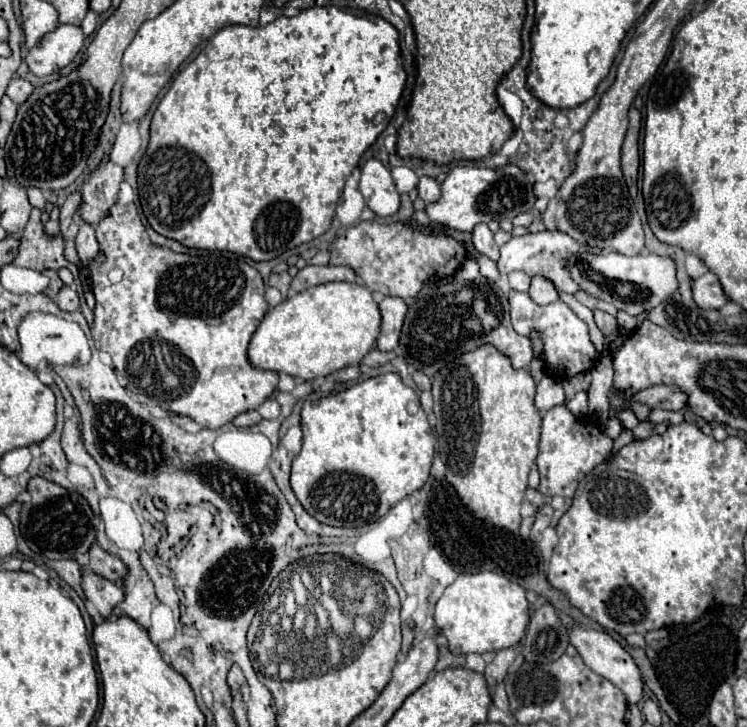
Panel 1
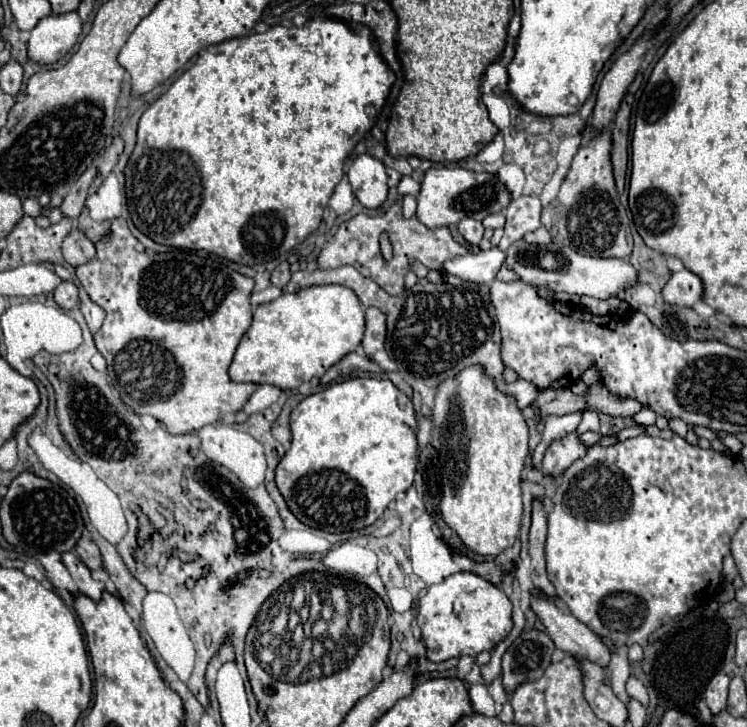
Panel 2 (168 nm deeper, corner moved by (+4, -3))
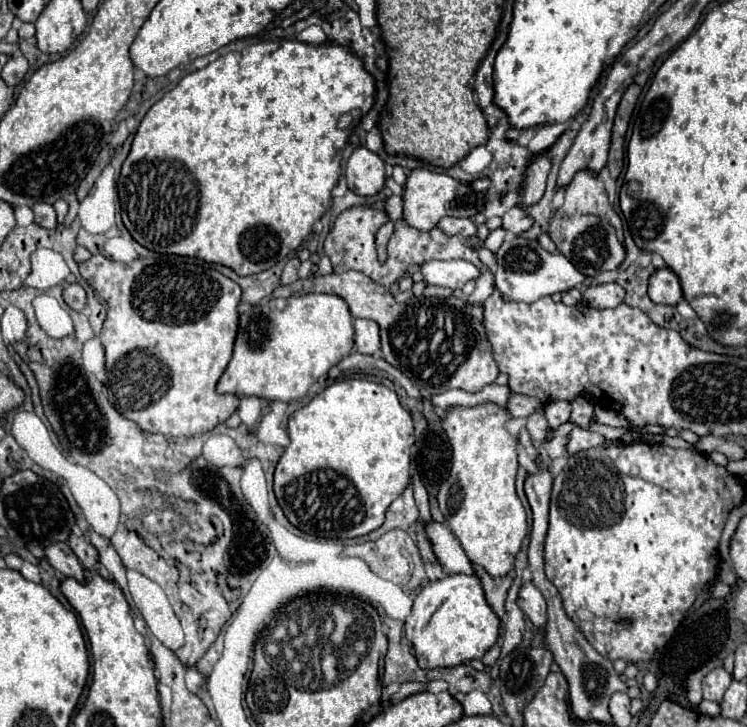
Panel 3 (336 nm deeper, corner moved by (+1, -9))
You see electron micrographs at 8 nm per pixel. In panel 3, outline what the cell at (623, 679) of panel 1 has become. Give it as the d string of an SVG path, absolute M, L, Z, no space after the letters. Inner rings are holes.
M527 583L527 585L521 587L519 597L517 597L517 605L531 619L533 625L545 627L545 623L547 623L547 603L545 603L545 597L541 595L541 591L533 583Z

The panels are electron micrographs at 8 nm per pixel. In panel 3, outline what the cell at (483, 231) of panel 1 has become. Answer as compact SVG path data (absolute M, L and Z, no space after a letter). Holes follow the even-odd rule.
M443 217L437 225L449 235L463 235L463 237L473 237L477 235L477 225L471 219L455 219L455 217Z

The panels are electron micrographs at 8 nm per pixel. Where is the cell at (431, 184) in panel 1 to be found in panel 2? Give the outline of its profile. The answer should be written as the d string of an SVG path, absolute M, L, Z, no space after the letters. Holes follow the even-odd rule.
M404 175L402 179L400 179L400 183L398 183L398 193L400 195L418 195L418 191L420 191L420 183L418 181L414 181L410 175Z

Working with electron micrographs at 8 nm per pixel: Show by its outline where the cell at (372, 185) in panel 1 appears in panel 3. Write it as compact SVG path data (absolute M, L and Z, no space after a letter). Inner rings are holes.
M365 147L353 149L347 167L345 179L353 193L357 195L377 195L385 187L385 163Z

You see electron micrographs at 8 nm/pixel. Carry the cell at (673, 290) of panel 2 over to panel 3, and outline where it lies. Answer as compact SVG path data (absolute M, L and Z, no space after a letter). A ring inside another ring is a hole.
M667 267L657 269L657 273L649 279L649 297L659 305L671 305L671 307L685 301L679 277Z

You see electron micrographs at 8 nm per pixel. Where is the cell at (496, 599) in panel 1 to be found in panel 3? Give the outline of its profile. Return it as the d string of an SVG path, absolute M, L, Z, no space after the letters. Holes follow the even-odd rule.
M449 575L445 579L439 579L435 583L425 585L413 603L413 611L405 621L405 637L413 645L413 653L417 657L417 663L423 669L435 669L435 667L455 667L459 663L471 661L471 659L483 659L483 655L495 645L499 637L499 617L493 611L493 607L485 599L483 585L477 575Z

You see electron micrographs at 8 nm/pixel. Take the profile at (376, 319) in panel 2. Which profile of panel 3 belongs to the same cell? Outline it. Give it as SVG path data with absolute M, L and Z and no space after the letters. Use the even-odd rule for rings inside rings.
M355 319L355 345L363 355L375 355L381 347L379 325L371 319Z

